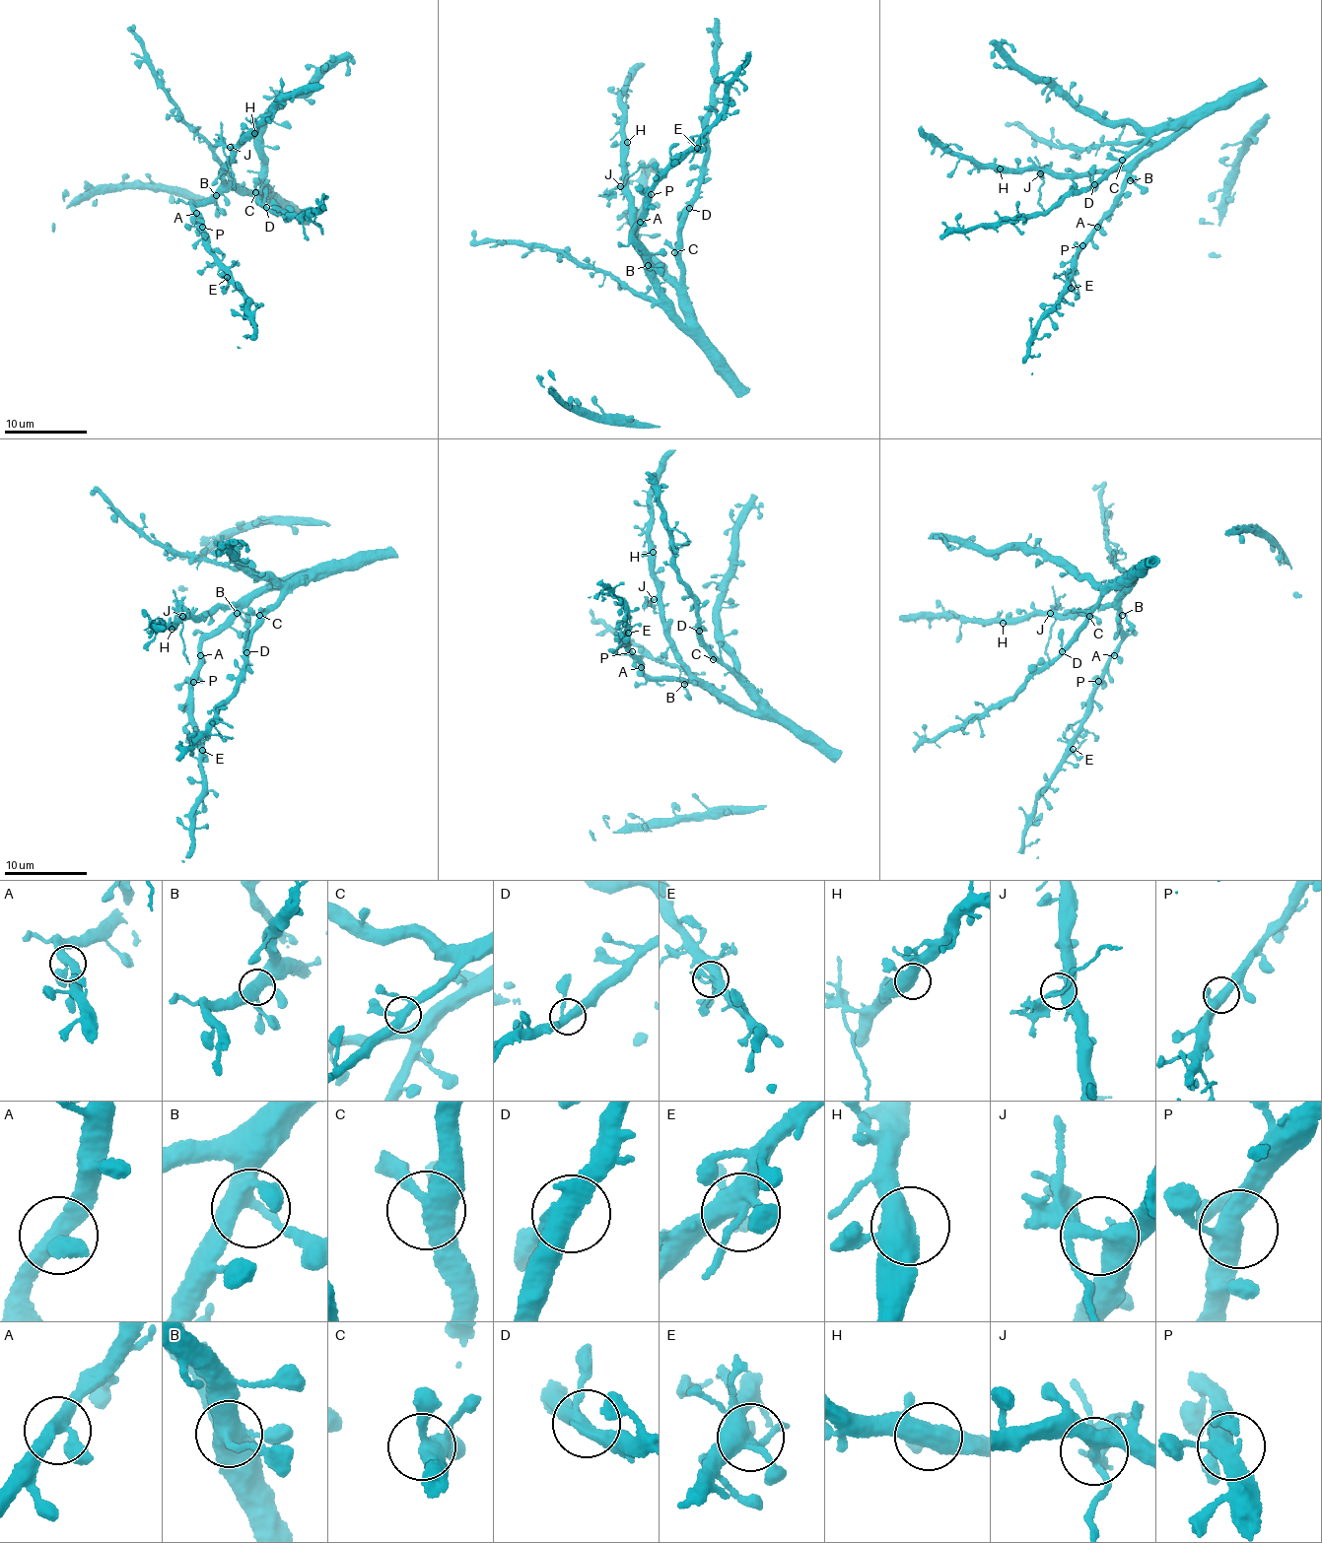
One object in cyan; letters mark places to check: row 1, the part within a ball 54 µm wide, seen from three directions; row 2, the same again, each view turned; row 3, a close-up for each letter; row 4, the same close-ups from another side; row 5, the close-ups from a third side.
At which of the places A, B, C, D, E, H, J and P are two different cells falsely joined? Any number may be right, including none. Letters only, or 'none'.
J

